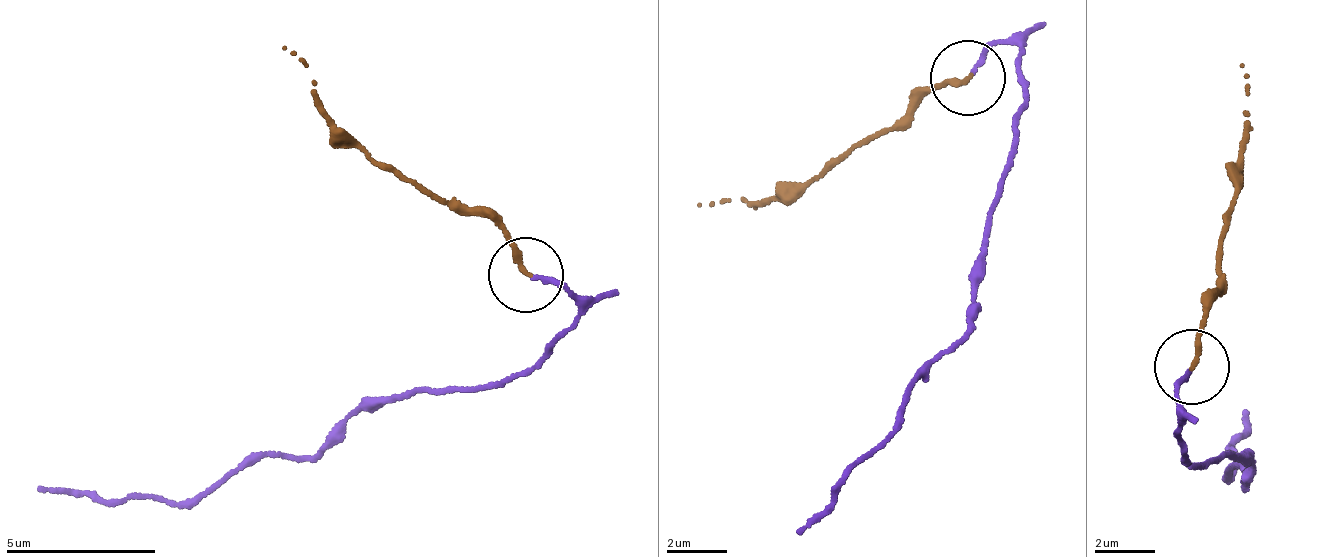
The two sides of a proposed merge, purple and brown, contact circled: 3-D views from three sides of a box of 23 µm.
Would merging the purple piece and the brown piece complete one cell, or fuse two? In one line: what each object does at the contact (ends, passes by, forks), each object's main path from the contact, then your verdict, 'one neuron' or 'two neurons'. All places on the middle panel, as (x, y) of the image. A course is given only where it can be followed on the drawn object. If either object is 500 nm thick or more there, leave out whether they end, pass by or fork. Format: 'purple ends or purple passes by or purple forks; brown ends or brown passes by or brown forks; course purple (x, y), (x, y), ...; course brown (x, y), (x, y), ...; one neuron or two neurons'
purple ends; brown ends; course purple (971, 71), (1013, 46), (1028, 84), (966, 337), (918, 366), (893, 422), (795, 533); course brown (965, 79), (938, 89), (805, 182), (742, 201), (697, 203); one neuron

